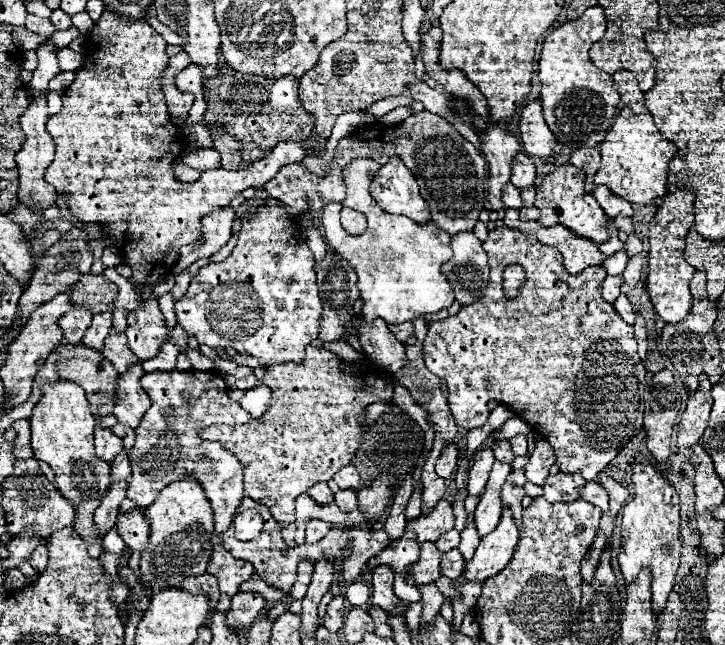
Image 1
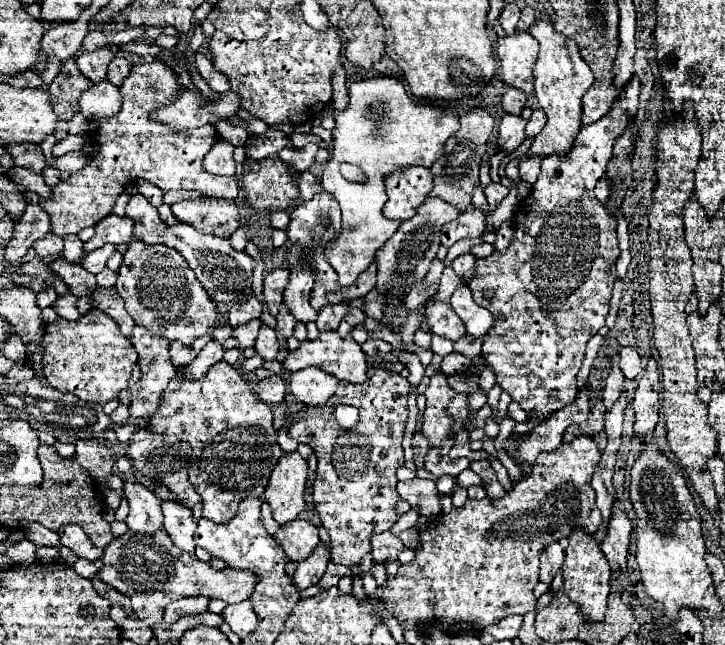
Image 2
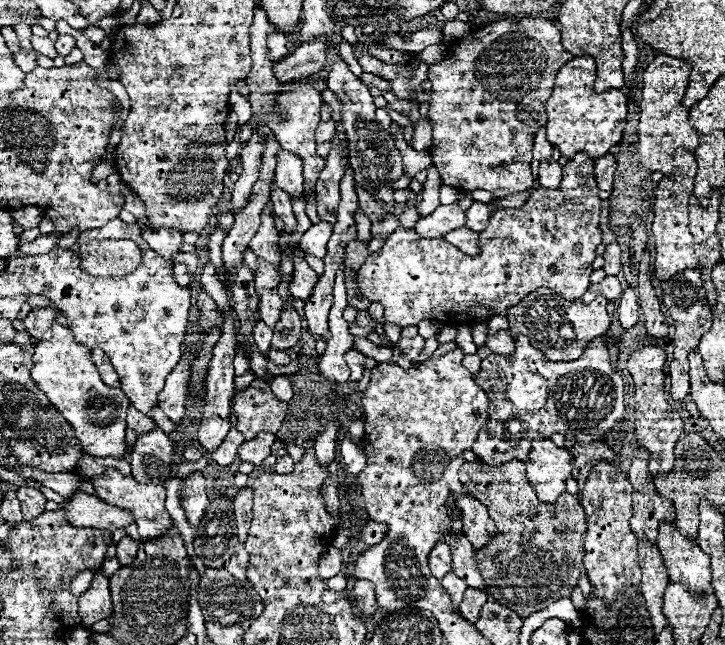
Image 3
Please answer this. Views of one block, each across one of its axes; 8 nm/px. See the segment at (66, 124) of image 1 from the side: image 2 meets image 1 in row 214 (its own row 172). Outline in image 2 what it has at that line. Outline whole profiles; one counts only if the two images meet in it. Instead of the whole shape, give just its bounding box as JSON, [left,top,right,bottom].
[40,62,238,236]

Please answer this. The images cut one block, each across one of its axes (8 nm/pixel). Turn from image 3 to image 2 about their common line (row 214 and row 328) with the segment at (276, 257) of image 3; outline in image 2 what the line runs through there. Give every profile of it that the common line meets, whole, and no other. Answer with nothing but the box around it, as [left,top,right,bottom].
[254,324,280,360]

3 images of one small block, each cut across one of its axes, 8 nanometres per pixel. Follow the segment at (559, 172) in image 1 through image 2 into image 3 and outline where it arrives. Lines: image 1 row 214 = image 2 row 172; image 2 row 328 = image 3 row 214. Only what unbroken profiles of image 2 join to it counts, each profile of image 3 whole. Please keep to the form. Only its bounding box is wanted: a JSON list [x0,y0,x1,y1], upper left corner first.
[356,152,602,326]

